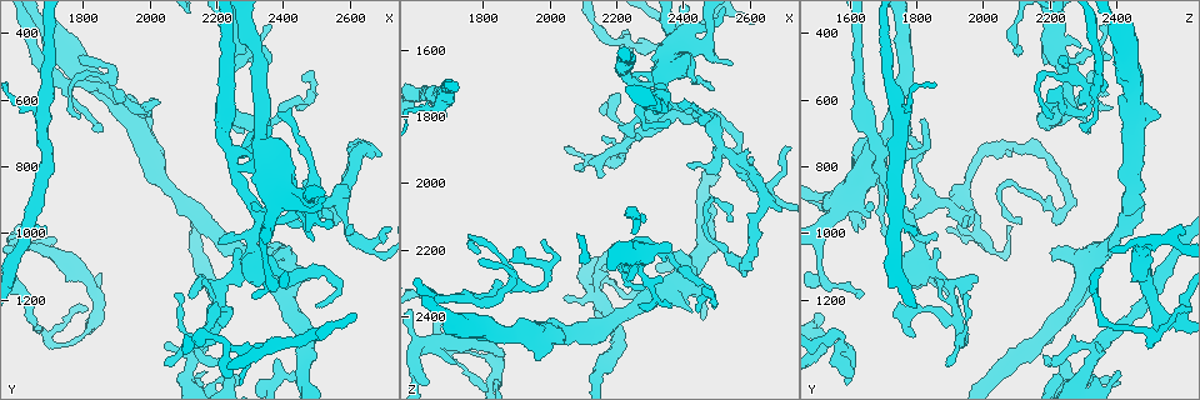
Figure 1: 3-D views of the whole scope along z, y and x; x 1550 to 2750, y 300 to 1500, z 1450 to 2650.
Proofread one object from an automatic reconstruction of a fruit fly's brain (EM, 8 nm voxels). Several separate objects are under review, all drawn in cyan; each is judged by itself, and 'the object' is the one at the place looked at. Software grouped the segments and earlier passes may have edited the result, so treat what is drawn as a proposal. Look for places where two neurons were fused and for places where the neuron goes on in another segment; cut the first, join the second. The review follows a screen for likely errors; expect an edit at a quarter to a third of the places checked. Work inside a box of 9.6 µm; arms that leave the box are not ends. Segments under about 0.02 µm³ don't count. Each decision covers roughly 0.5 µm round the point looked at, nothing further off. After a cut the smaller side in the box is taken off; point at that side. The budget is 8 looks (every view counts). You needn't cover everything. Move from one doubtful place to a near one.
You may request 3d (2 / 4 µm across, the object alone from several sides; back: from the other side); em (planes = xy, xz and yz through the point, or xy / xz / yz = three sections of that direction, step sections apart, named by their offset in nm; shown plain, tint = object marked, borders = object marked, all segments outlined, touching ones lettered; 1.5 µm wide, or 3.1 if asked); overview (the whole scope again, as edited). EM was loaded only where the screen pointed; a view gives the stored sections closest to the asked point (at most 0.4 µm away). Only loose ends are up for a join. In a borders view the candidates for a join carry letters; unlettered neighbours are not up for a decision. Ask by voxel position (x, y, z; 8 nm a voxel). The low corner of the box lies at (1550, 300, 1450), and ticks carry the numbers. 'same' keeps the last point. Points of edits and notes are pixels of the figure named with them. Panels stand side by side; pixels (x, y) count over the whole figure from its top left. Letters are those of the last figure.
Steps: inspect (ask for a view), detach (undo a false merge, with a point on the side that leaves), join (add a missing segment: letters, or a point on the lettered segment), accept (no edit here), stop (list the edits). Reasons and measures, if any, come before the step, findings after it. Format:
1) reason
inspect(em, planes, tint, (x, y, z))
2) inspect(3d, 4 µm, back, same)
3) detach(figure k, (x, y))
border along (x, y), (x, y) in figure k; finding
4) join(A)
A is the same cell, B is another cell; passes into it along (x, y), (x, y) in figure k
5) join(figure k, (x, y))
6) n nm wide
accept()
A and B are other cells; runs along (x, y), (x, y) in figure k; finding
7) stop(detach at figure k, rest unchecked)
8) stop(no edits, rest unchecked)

closes a loop
inspect(3d, 4 µm, (2090, 1260, 1950))

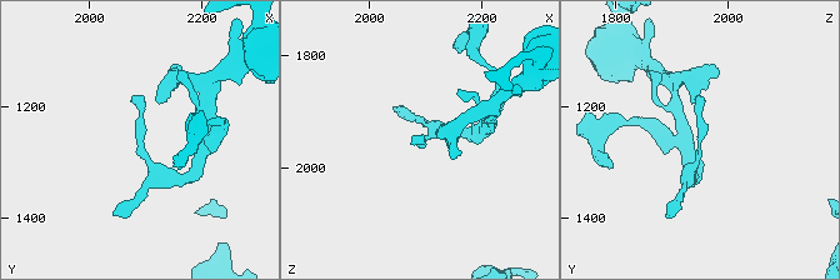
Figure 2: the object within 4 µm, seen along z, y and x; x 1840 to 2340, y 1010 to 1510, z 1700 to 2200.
need the tissue
inspect(em, yz, step 4, borders, (2095, 1260, 1945))

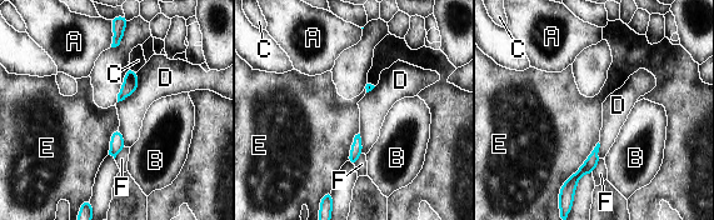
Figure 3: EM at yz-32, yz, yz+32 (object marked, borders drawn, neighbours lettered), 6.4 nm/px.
another direction
inspect(em, planes, borders, same)

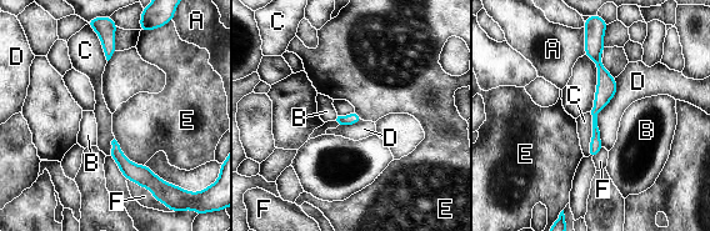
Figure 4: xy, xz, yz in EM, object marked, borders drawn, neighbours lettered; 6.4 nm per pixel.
D touches over 460 nm
accept()
A, B, C, D, E and F are other cells; border along (591, 113), (590, 150), (586, 156) in figure 4; one neuron here

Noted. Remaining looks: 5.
branch stops here
inspect(3d, 4 µm, (1780, 470, 2230))

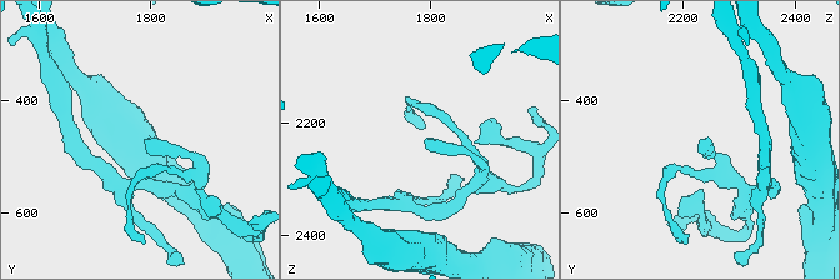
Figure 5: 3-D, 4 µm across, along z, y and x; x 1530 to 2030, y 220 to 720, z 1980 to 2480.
shape alone is not enough
inspect(em, xy, step 4, plain, (1785, 470, 2235))

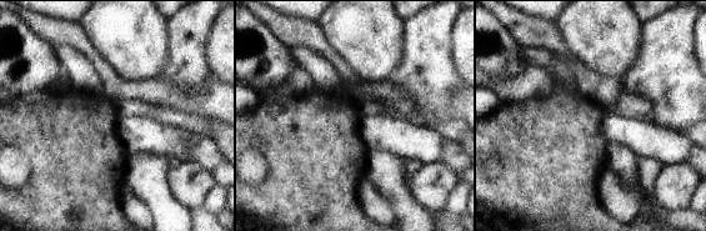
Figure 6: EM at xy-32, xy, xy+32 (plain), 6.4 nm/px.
see the neighbours
inspect(em, xy, step 4, borders, same)

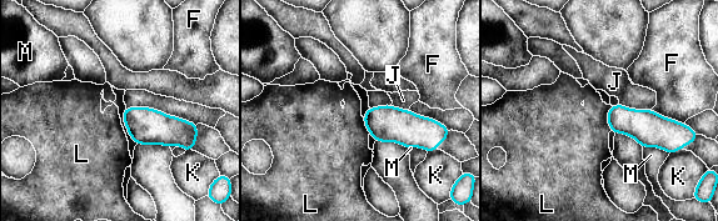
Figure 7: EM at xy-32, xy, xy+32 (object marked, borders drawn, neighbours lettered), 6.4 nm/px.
170 nm wide
accept()
F, J, K, L and M are other cells; border along (612, 106), (607, 112), (609, 130) in figure 7; no lettered segment goes on from it

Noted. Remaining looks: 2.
free end
inspect(3d, 4 µm, (2440, 630, 2380))

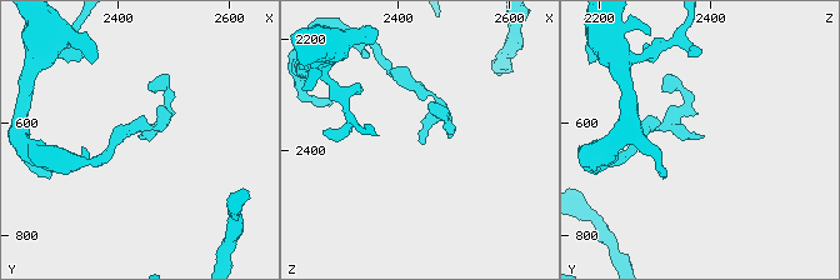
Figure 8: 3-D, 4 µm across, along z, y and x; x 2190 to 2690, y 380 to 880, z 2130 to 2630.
inspect(em, planes, borders, (2440, 625, 2380))

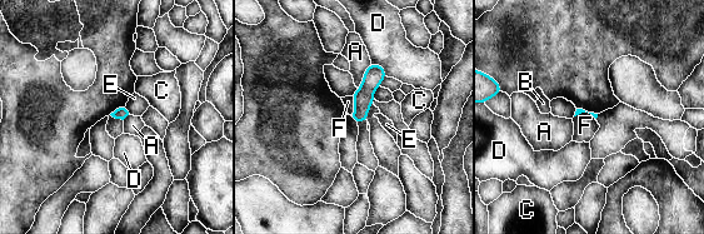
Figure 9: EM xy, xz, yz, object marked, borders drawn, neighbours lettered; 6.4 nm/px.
accept()
A, B, C, D, E and F are other cells; runs along (380, 69), (365, 91), (358, 119) in figure 9; no lettered segment goes on from it

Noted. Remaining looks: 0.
stop(no edits, rest unchecked)

